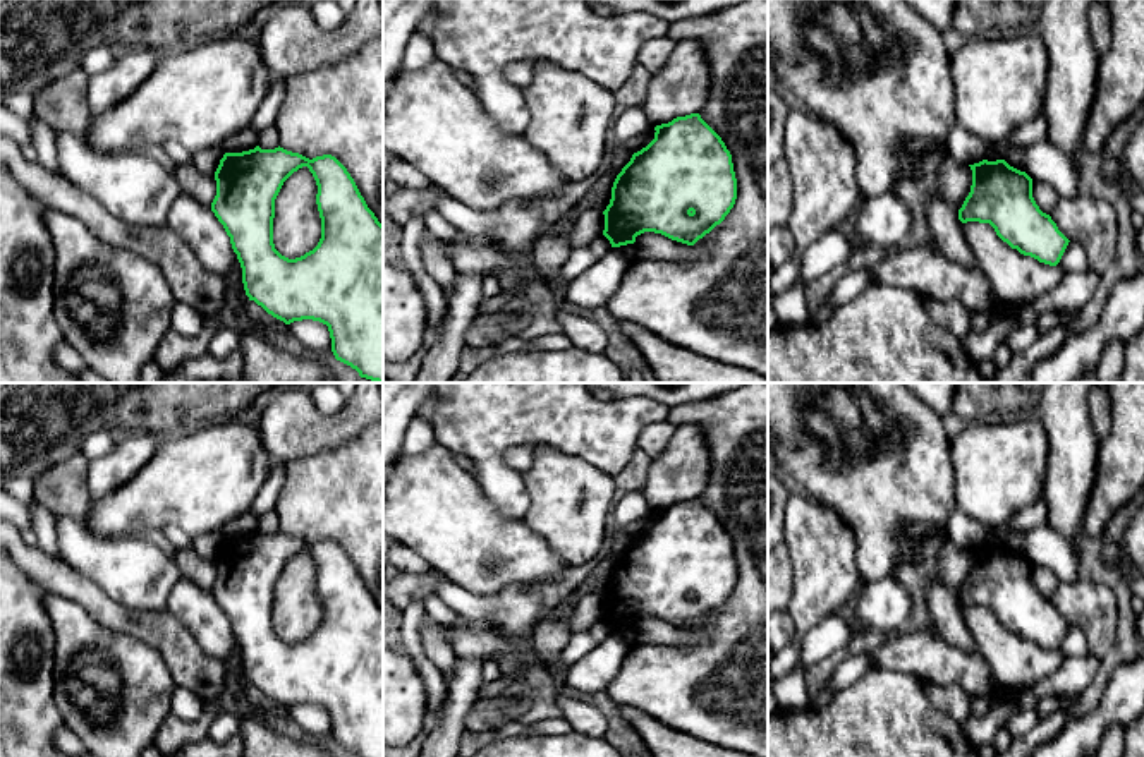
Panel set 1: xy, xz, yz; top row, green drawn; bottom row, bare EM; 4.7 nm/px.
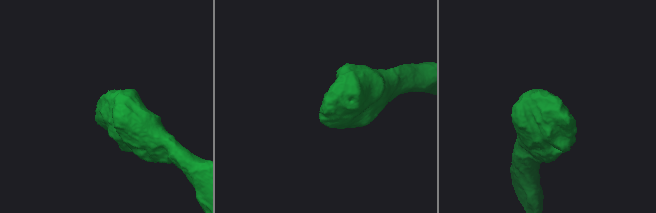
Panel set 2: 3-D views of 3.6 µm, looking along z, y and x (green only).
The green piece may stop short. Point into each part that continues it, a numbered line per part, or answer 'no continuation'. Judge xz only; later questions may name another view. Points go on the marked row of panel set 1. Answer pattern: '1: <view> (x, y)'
no continuation

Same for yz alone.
no continuation

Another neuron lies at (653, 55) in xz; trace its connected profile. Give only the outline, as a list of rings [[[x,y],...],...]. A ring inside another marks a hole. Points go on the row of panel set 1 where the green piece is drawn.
[[[666,36],[651,39],[639,50],[637,62],[649,72],[658,72],[672,55],[675,43]]]

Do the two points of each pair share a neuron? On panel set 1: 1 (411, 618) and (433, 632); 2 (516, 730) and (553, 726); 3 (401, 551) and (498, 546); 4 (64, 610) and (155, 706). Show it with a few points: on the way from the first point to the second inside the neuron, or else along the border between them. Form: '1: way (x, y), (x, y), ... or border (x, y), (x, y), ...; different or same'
1: border (425, 617), (421, 623), (421, 651), (433, 661); different
2: border (526, 726), (538, 733); different
3: border (401, 543), (413, 548), (430, 567); different
4: way (88, 634), (119, 661), (121, 672), (131, 682); same

